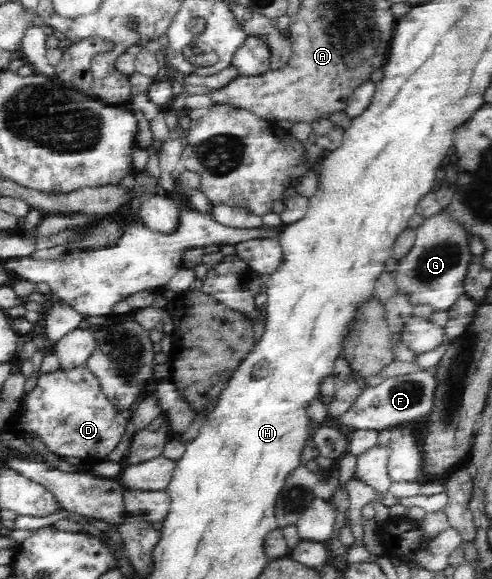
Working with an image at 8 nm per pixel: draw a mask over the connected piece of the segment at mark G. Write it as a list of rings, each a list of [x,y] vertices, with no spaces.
[[[445,212],[425,218],[416,229],[416,239],[411,251],[401,257],[395,267],[395,292],[405,292],[415,305],[431,305],[434,311],[448,311],[464,291],[467,271],[476,257],[469,248],[471,235],[461,225],[446,217]]]

